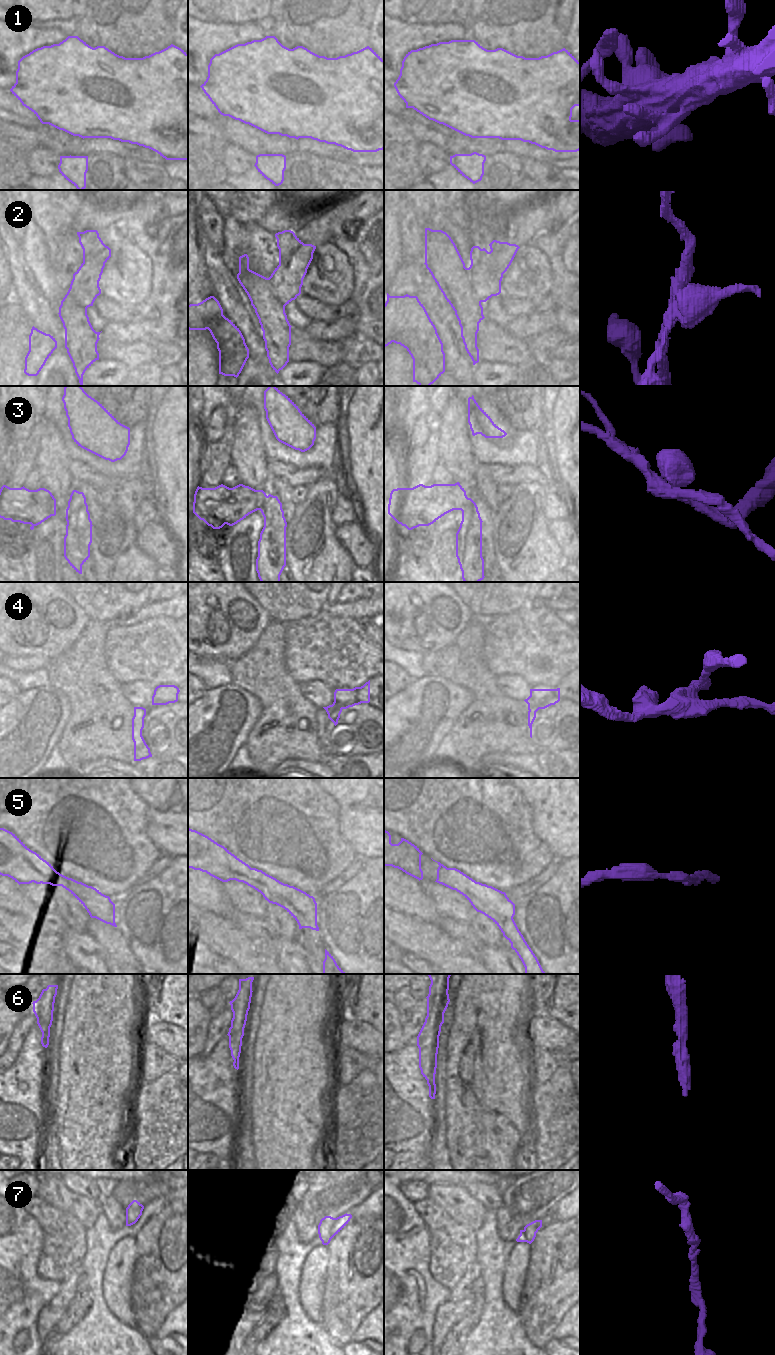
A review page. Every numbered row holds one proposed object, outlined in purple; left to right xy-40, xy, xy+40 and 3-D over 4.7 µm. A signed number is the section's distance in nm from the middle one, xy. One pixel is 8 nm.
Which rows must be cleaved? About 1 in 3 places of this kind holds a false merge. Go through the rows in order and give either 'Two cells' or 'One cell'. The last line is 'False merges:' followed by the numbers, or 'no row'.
1: One cell
2: Two cells
3: Two cells
4: Two cells
5: One cell
6: One cell
7: One cell
False merges: 2, 3, 4

